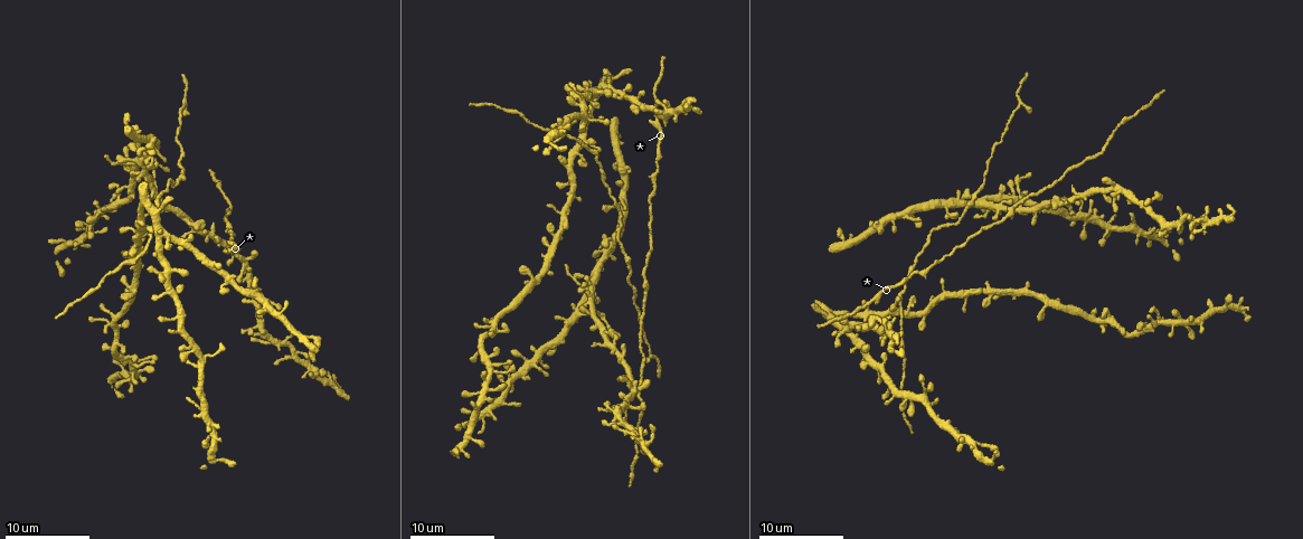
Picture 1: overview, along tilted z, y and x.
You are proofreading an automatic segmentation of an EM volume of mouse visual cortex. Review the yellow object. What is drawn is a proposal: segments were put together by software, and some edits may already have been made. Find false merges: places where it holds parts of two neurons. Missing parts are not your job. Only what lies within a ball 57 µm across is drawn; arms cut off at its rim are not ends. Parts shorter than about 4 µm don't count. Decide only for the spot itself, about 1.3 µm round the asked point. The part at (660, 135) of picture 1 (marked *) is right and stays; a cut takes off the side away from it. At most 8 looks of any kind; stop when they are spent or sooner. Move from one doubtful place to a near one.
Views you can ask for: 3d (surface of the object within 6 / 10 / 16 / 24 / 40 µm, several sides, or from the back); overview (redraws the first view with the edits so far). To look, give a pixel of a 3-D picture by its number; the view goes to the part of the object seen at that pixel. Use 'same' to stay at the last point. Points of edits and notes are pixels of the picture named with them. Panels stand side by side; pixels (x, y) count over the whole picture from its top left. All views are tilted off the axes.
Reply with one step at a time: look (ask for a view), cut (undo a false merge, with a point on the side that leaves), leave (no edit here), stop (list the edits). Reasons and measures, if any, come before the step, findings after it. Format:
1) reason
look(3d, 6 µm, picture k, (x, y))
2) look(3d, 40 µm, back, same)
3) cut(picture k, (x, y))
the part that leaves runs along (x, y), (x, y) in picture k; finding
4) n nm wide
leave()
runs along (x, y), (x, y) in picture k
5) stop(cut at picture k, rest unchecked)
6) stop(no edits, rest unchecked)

a fork
look(3d, 10 µm, picture 1, (851, 312))

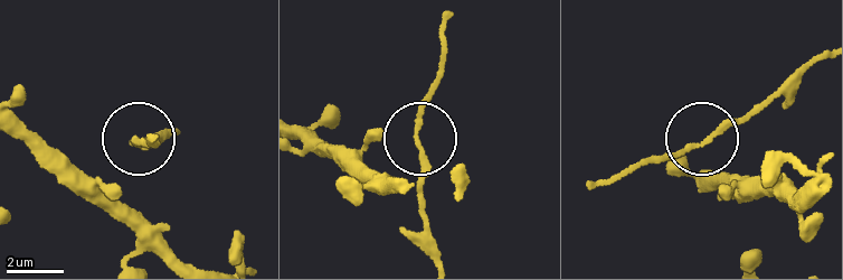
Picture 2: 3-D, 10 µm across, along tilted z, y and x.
140 nm wide
leave()
runs along (439, 255), (425, 215), (418, 132), (444, 65) in picture 2; continuous, no second neuron

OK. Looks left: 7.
look(3d, 10 µm, picture 1, (590, 142))

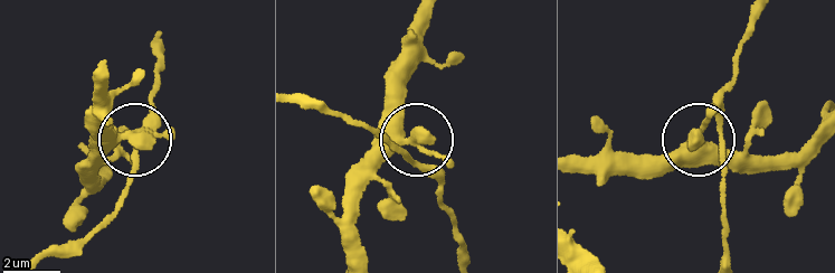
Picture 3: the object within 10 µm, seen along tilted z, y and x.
look(3d, 10 µm, back, picture 3, (132, 135))

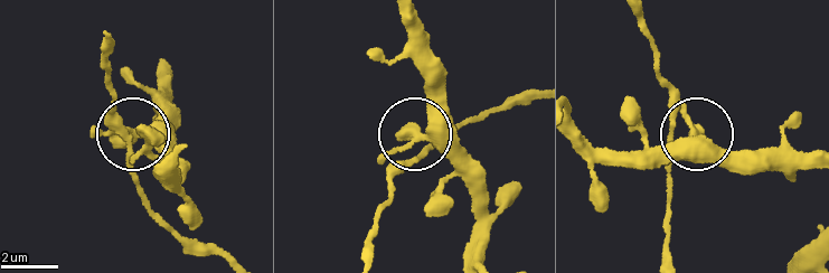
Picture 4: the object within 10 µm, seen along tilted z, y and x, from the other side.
leave()
continuous, no second neuron

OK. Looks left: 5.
four-way junction
look(3d, 10 µm, picture 1, (1020, 205))

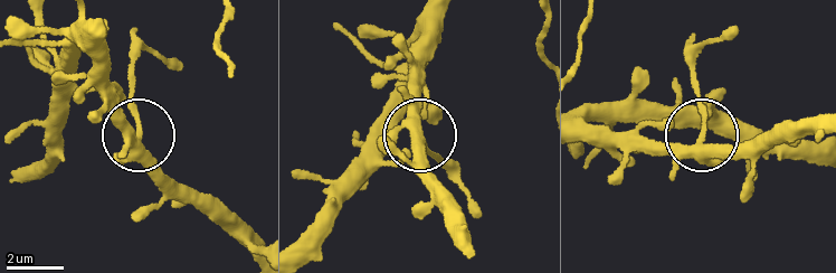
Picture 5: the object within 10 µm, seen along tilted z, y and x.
look(3d, 6 µm, picture 5, (139, 136))

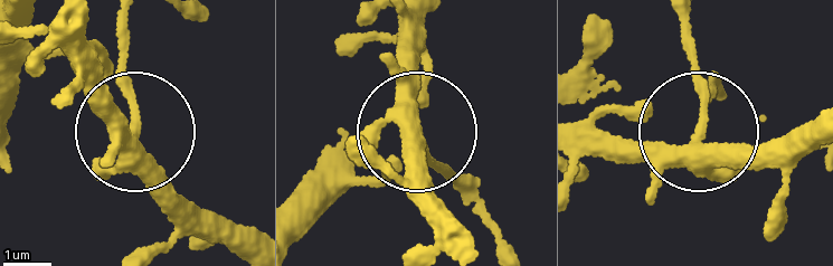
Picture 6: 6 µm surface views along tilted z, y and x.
leave()
runs along (257, 254), (197, 217), (139, 142), (116, 20) in picture 6; one neuron here

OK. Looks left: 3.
looks like a crossing
look(3d, 10 µm, picture 1, (317, 376))

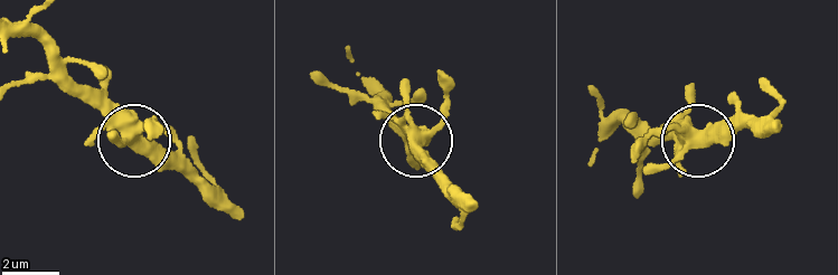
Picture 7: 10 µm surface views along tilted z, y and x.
look(3d, 6 µm, picture 7, (695, 136))

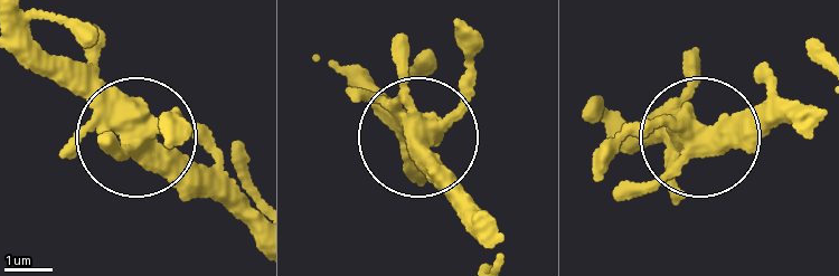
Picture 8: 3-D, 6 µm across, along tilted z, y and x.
4 arms
leave()
all the same neuron

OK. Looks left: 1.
stop(no edits, rest unchecked)

